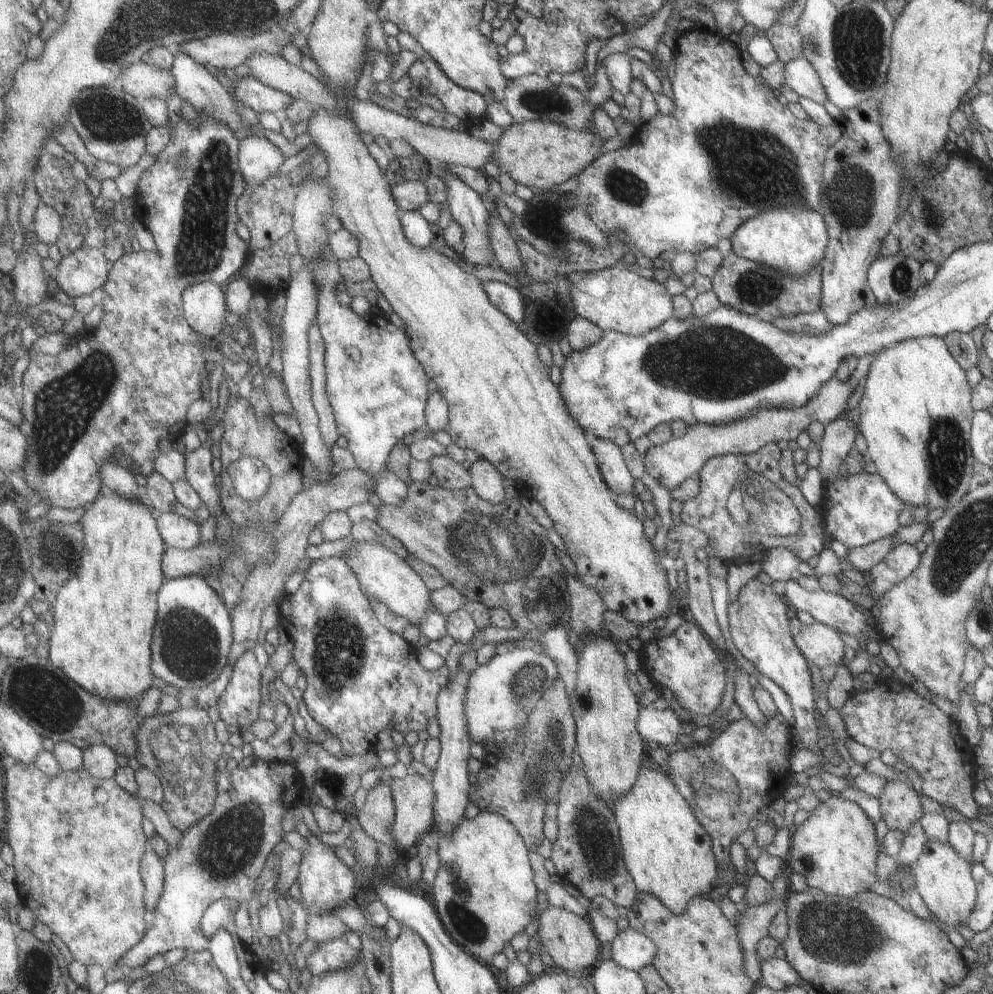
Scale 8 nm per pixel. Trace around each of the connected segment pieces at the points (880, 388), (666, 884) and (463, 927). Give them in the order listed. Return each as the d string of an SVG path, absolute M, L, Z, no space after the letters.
M912 337L901 340L893 347L890 346L881 353L879 352L873 358L865 378L862 400L857 405L860 408L860 422L858 422L857 428L866 439L868 445L867 453L870 454L870 460L876 465L877 473L884 479L888 488L906 505L914 509L919 506L927 506L929 510L934 508L948 510L971 489L970 483L974 474L973 464L976 462L969 443L974 410L971 405L971 386L968 379L966 379L966 371L950 354L942 337Z
M640 767L630 792L615 800L612 809L625 865L639 893L655 896L674 914L684 912L694 897L707 898L719 870L711 838L666 772Z
M480 811L473 820L465 818L450 838L441 835L440 838L443 867L433 886L436 907L455 940L474 956L490 963L518 932L532 922L534 916L538 890L534 886L534 874L528 862L528 846L524 846L524 837L509 820L488 811Z

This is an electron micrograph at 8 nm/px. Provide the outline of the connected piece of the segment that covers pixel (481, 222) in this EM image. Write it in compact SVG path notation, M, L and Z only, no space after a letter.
M449 170L446 171L446 179L444 180L448 188L448 202L450 205L449 210L453 215L453 218L458 221L462 228L465 230L464 237L464 250L465 252L461 256L467 262L474 264L474 266L492 266L495 269L500 269L501 266L494 256L493 248L491 247L491 240L489 237L489 220L491 214L489 213L487 201L482 199L482 194L472 190L462 178L454 176Z

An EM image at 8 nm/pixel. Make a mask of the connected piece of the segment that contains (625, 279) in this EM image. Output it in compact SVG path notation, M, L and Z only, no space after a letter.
M610 266L571 277L574 279L571 288L574 310L604 332L614 331L640 336L673 316L673 296L668 293L664 283L655 278L642 277L628 267Z

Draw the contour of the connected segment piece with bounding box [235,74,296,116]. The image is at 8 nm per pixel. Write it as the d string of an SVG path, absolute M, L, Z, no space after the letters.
M250 74L238 82L235 95L241 104L252 108L258 116L261 112L279 115L296 100L291 94L264 84Z

